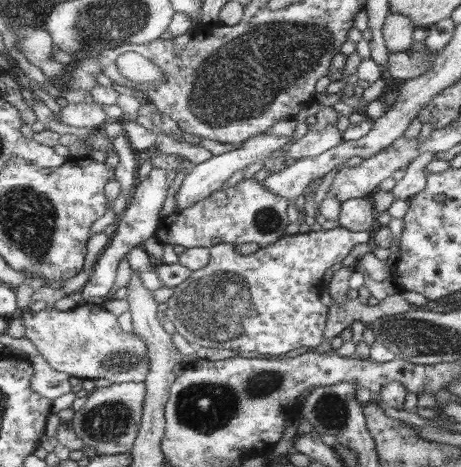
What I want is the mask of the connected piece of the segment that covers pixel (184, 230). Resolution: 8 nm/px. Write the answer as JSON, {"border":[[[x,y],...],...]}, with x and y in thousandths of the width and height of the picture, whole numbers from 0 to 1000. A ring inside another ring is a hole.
{"border":[[[551,377],[529,381],[510,398],[473,405],[462,411],[449,426],[425,433],[412,445],[399,445],[395,454],[377,454],[358,465],[349,465],[336,501],[338,514],[358,522],[390,522],[399,531],[456,531],[469,522],[542,522],[555,518],[564,525],[588,525],[597,520],[612,501],[616,488],[625,484],[625,463],[620,463],[620,445],[625,430],[599,418],[590,409],[573,400],[573,392],[555,388]]]}

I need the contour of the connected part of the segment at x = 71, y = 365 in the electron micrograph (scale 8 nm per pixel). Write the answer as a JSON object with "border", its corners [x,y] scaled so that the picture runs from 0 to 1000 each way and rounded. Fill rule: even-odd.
{"border":[[[187,649],[167,653],[148,666],[93,662],[85,668],[54,664],[46,668],[52,694],[52,719],[69,730],[82,758],[93,762],[104,779],[130,797],[176,812],[230,809],[243,820],[312,818],[325,797],[328,771],[323,769],[321,737],[295,711],[269,711],[256,692],[256,677],[236,668],[226,653]]]}

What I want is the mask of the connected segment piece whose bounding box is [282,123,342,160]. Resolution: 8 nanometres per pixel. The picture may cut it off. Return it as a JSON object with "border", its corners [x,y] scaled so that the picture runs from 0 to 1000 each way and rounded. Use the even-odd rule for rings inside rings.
{"border":[[[711,263],[703,276],[668,283],[651,300],[629,310],[616,334],[640,343],[651,338],[677,338],[718,321],[740,308],[742,296],[731,263]]]}

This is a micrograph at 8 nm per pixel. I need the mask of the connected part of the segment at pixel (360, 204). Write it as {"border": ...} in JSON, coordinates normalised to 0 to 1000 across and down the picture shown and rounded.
{"border":[[[759,424],[740,433],[740,452],[733,467],[735,484],[761,490],[764,497],[809,493],[811,441],[803,424]]]}

